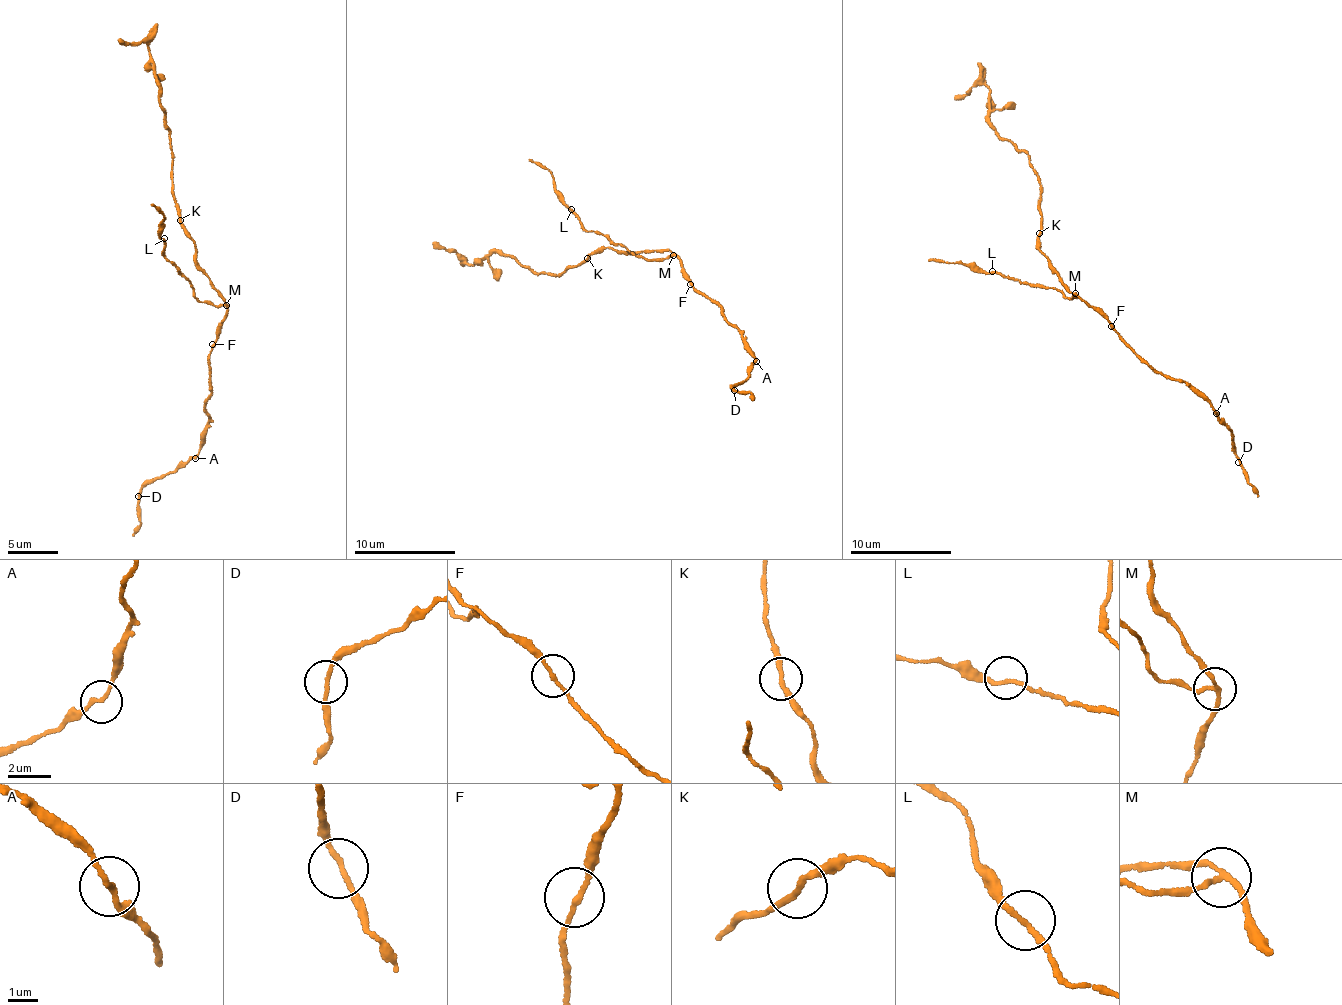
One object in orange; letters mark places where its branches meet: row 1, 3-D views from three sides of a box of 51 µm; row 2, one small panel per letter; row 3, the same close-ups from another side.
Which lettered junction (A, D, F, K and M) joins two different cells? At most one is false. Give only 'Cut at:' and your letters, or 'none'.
Cut at: M

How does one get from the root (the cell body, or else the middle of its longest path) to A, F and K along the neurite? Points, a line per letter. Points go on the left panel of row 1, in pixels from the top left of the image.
A: (219, 291), (226, 314), (209, 356), (209, 391), (205, 403), (209, 421), (195, 458)
F: (219, 291), (226, 304), (226, 314), (212, 344)
K: (219, 291), (196, 261), (194, 241), (180, 219)

